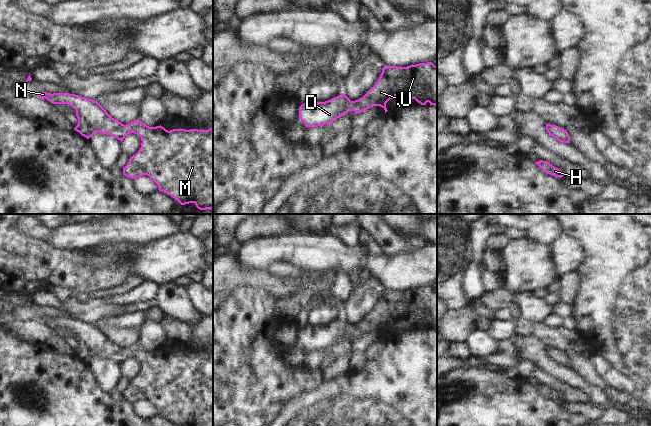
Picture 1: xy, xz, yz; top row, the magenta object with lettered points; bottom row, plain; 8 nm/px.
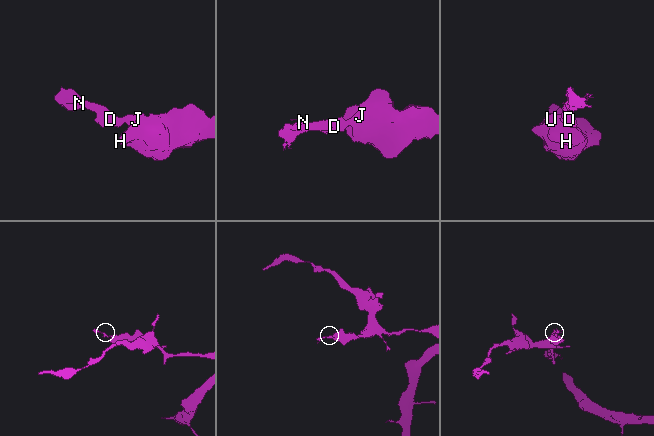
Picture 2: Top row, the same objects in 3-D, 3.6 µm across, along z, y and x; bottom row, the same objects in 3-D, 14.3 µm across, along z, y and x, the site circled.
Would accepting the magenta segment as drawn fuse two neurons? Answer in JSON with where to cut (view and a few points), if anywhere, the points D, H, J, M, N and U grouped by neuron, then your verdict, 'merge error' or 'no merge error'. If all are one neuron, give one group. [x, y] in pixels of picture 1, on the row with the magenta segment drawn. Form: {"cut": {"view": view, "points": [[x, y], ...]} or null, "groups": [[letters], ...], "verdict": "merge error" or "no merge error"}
{"cut": null, "groups": [["D", "H", "J", "M", "N", "U"]], "verdict": "no merge error"}

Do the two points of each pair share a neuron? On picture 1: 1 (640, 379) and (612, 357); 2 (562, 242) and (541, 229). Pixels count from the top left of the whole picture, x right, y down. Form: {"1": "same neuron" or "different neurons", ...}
{"1": "same neuron", "2": "different neurons"}

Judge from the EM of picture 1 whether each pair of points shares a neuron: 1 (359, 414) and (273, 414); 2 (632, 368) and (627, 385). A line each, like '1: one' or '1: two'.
1: two
2: two

